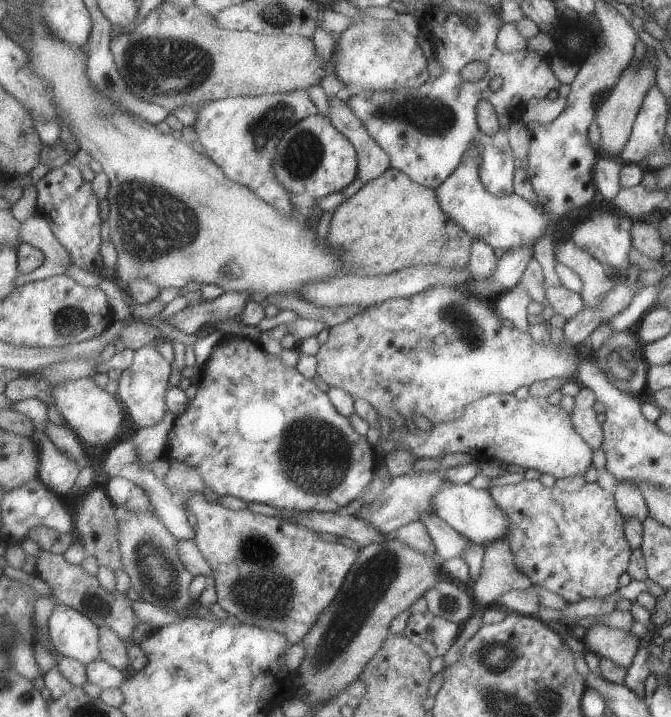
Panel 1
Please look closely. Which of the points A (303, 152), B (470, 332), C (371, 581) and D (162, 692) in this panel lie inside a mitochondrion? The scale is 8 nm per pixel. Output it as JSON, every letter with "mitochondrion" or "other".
{"A":"mitochondrion","B":"mitochondrion","C":"mitochondrion","D":"other"}

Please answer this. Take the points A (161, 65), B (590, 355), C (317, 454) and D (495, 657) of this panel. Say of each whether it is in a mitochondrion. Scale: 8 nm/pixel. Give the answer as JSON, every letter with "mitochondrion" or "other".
{"A":"mitochondrion","B":"other","C":"mitochondrion","D":"mitochondrion"}

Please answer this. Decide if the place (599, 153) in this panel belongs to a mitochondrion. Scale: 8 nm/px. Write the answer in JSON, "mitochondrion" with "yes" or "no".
{"mitochondrion":"no"}

